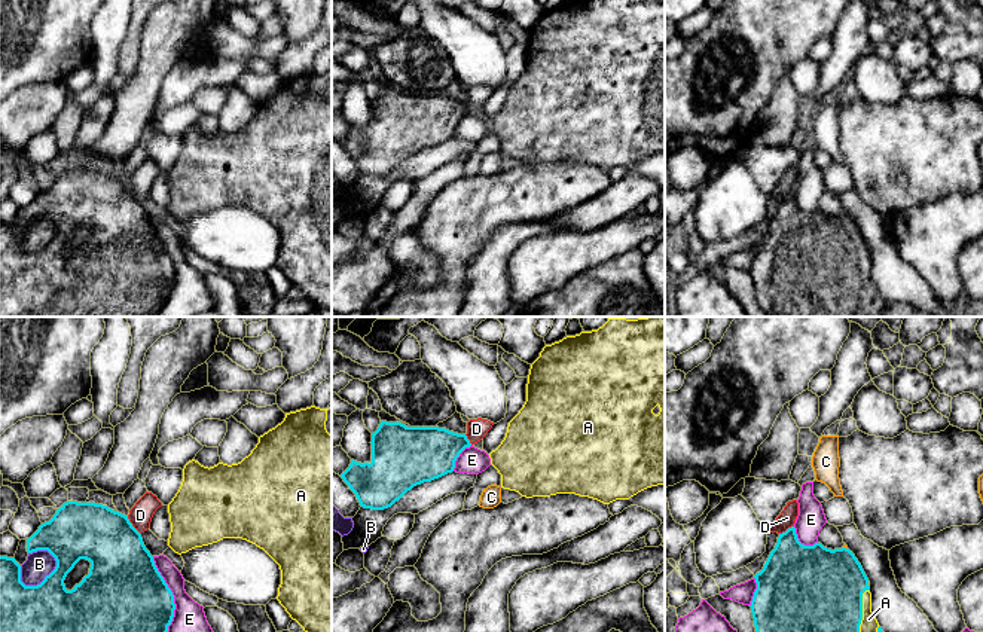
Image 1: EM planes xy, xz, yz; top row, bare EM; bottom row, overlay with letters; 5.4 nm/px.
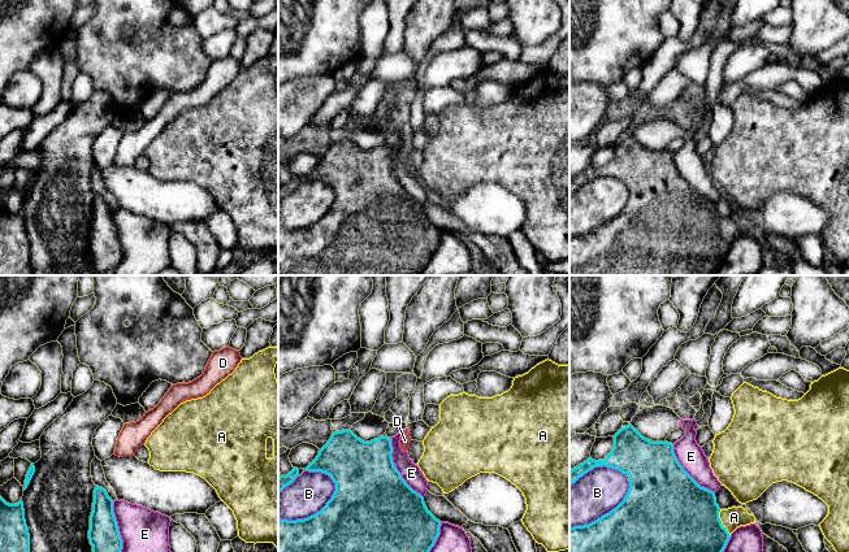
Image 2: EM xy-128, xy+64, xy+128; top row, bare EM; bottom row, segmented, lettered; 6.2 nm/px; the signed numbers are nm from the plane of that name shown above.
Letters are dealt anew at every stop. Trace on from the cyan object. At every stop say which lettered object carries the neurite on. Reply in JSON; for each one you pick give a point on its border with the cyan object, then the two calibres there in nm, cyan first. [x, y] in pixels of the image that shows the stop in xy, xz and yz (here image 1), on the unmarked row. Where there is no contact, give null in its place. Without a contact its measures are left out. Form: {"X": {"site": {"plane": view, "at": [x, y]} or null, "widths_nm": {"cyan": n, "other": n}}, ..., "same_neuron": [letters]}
{"A": {"site": {"plane": "yz", "at": [861, 286]}, "widths_nm": {"cyan": 500, "other": 120}}, "same_neuron": ["A"]}

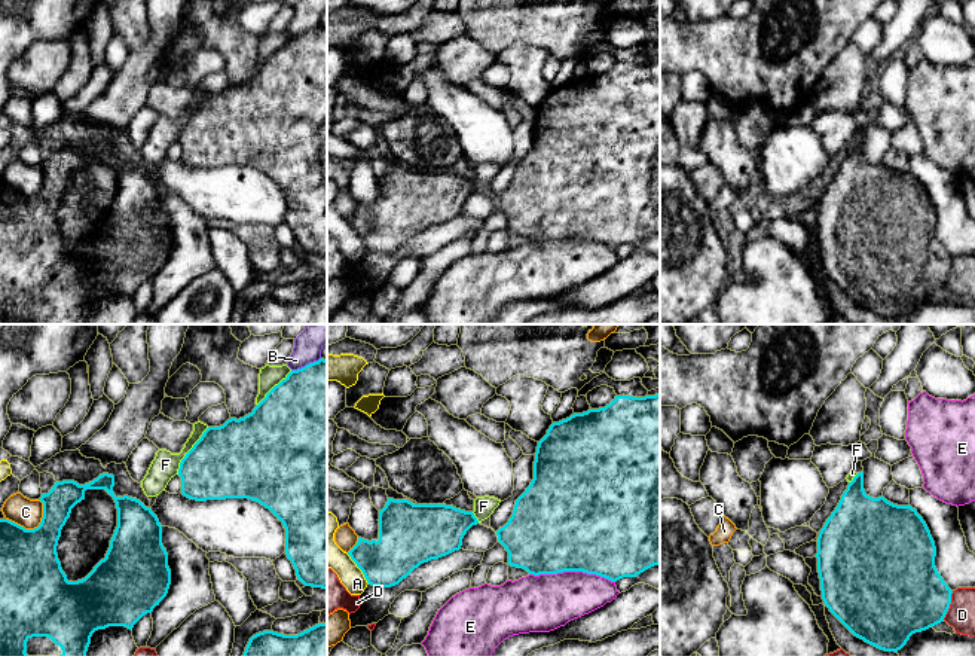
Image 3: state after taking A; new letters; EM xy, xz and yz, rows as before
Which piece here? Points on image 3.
{"same_neuron": []}

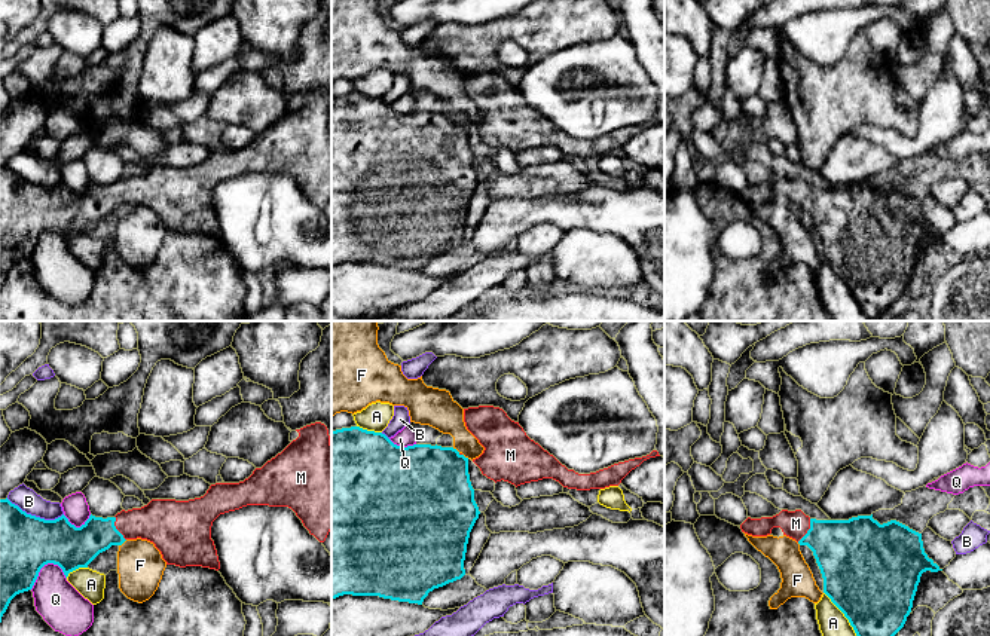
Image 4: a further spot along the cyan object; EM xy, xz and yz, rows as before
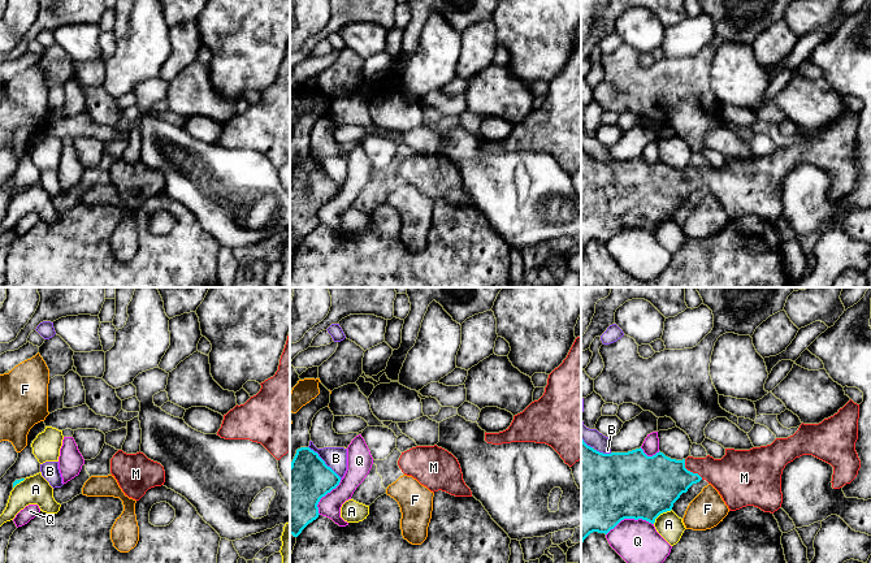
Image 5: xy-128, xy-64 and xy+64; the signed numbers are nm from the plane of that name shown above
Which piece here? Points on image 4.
{"M": {"site": {"plane": "xy", "at": [115, 195]}, "widths_nm": {"cyan": 220, "other": 240}}, "same_neuron": ["M"]}

